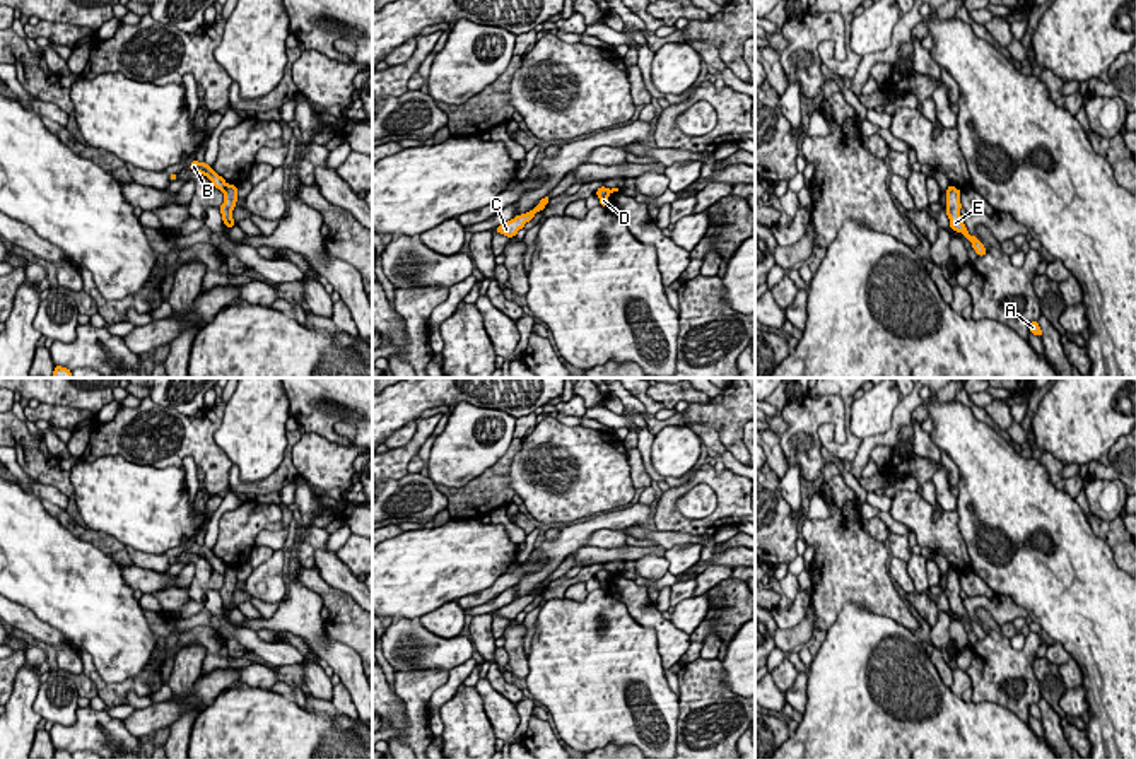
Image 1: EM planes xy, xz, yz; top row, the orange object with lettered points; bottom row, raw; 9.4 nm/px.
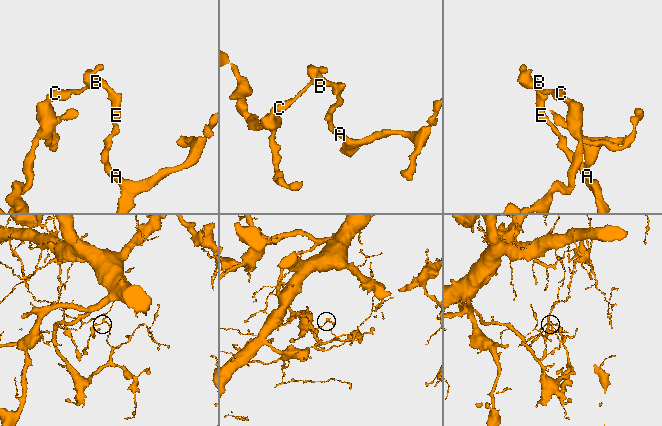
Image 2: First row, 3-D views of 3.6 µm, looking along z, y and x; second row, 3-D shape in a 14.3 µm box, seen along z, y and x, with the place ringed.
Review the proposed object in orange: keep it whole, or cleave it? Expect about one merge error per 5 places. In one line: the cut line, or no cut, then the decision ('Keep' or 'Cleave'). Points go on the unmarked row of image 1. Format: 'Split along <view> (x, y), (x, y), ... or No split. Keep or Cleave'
Split along xy (228, 568), (222, 573). Cleave

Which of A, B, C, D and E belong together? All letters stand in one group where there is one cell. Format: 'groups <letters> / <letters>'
groups A E / B C D

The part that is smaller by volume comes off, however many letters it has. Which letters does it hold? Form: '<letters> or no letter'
B, C, D

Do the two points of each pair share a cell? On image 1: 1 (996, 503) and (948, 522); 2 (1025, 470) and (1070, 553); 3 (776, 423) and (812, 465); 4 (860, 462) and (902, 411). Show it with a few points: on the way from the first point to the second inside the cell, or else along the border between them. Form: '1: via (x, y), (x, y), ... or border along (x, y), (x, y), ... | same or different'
1: border along (955, 511), (969, 558) | different
2: via (1025, 491), (1025, 505), (1053, 532) | same
3: border along (781, 414), (786, 429), (779, 436) | different
4: via (868, 448), (877, 440), (885, 438), (895, 424) | same

